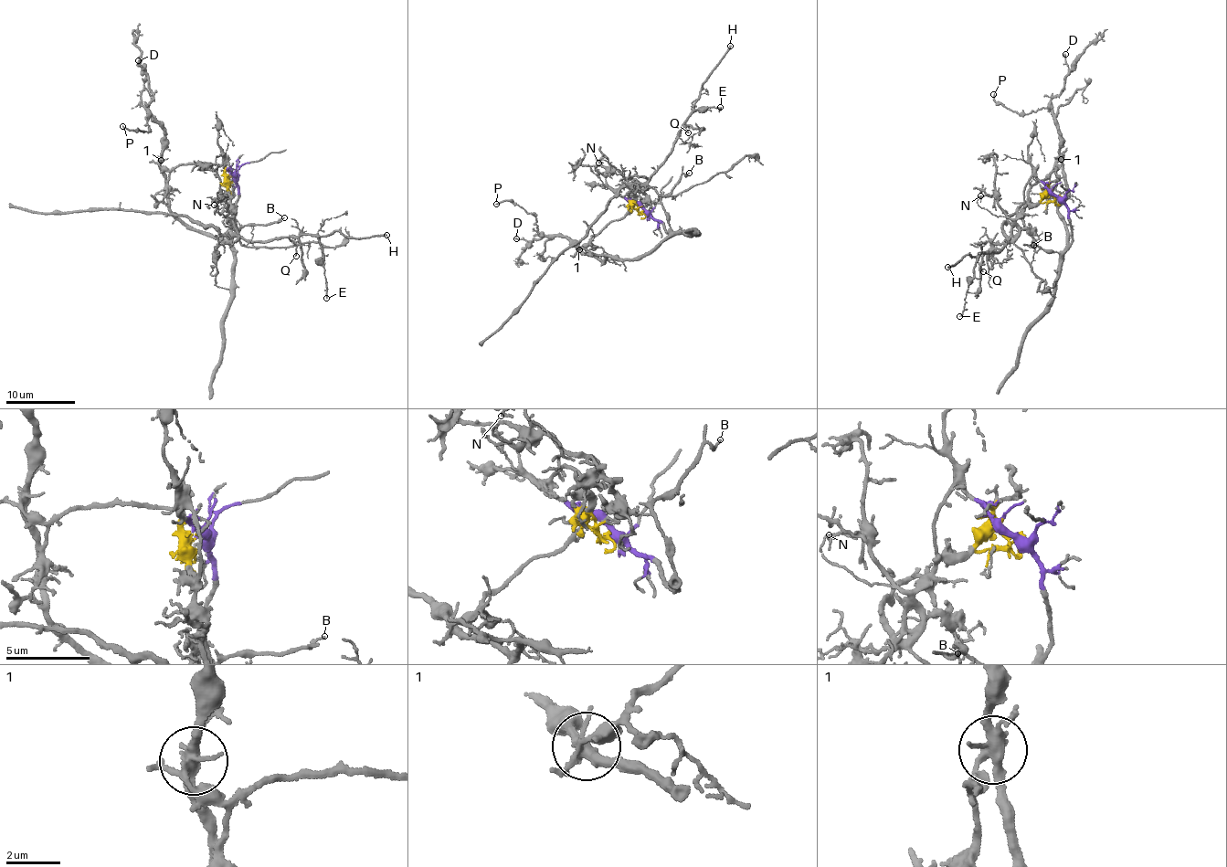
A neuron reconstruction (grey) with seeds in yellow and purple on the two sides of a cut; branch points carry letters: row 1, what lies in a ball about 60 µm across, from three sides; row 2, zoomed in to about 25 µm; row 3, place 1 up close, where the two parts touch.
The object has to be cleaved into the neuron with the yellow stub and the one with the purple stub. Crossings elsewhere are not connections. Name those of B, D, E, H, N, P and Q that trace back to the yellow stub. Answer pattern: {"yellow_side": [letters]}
{"yellow_side": ["E", "H", "N", "Q"]}

